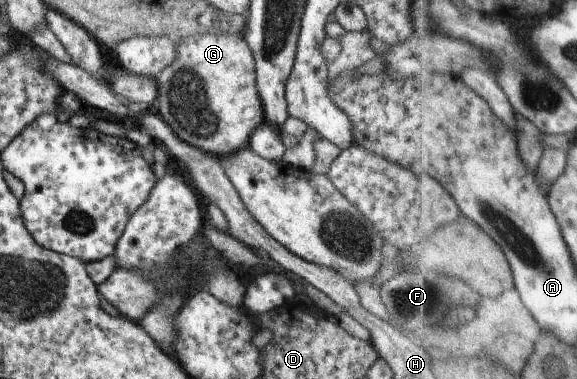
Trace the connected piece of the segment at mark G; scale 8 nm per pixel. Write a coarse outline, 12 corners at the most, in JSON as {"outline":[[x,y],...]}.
{"outline":[[198,32],[155,77],[180,140],[224,158],[265,114],[240,33]]}

